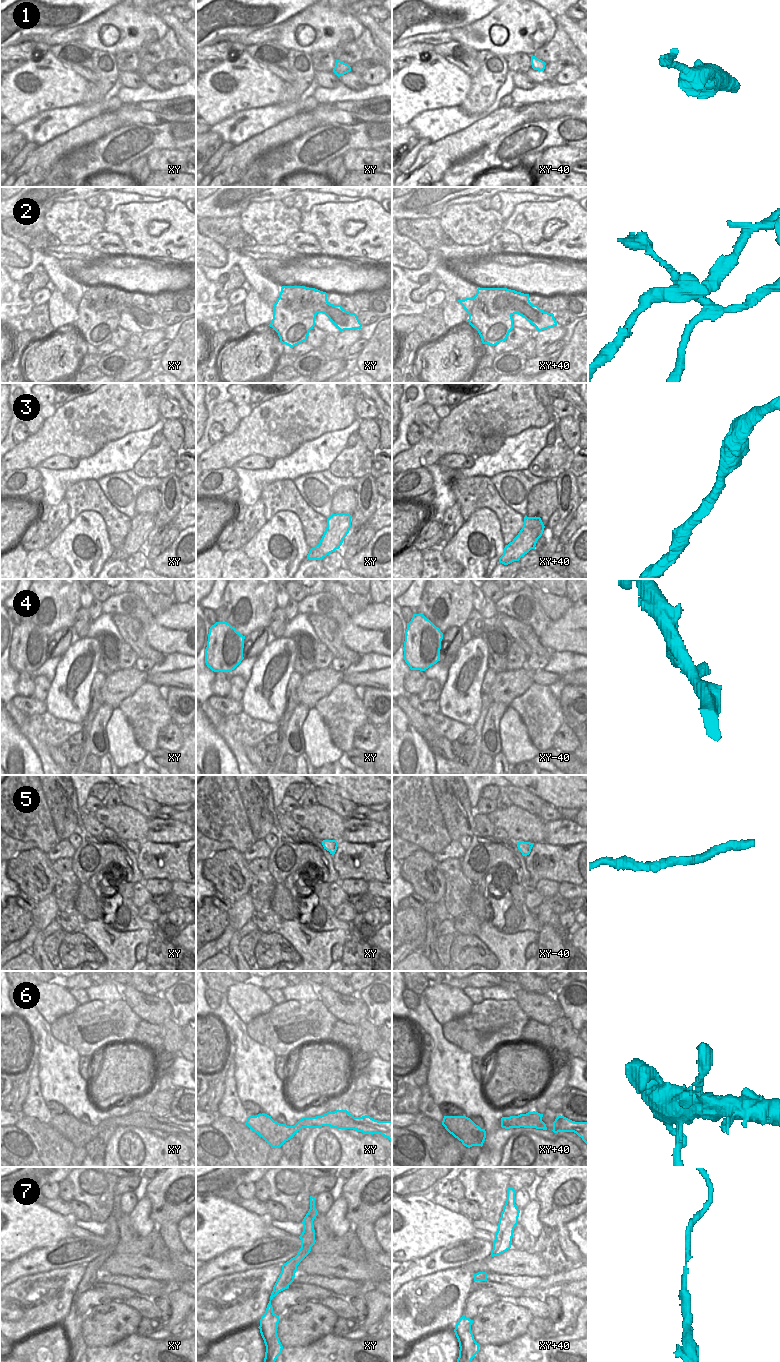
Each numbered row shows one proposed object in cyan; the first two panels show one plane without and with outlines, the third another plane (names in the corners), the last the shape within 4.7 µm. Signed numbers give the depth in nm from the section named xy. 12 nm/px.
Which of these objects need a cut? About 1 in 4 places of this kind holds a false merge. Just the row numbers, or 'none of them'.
2

